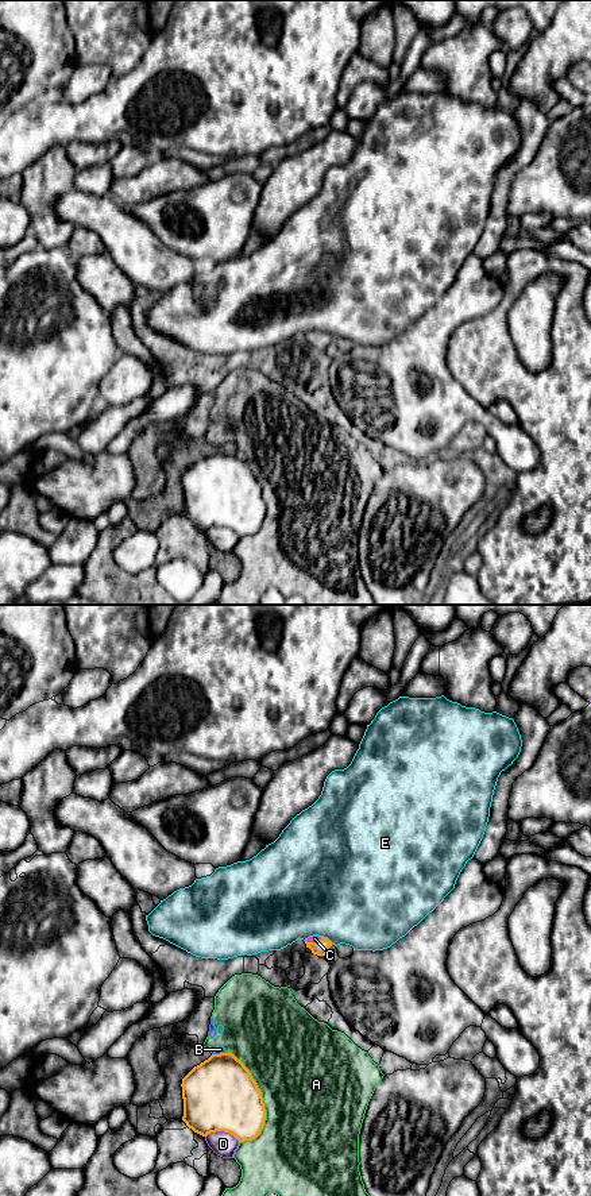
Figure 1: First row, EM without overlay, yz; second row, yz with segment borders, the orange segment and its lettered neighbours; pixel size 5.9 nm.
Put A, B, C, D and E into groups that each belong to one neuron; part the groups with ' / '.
A B / C / D / E

